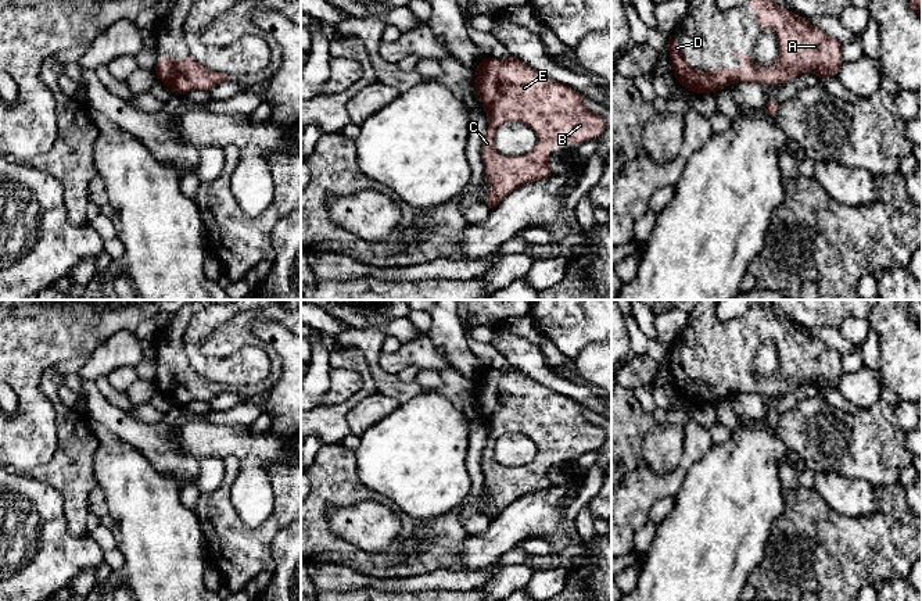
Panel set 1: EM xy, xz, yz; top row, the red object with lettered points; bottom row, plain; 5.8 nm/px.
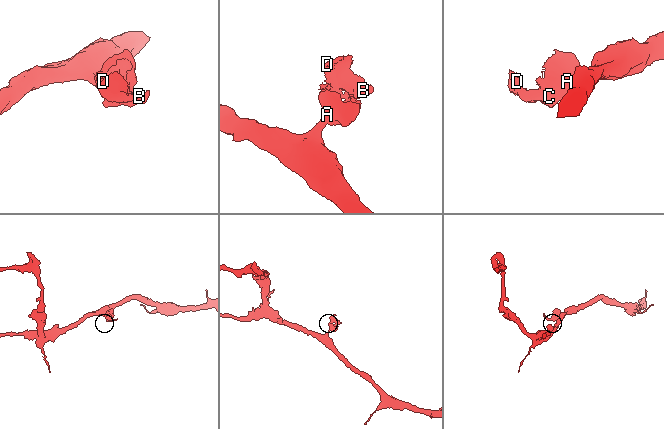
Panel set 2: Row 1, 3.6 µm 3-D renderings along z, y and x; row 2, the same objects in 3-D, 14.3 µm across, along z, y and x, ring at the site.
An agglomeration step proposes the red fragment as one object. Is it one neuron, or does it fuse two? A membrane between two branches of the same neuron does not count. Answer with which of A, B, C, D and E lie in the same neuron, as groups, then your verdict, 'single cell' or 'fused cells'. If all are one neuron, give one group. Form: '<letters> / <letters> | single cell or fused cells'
A B C D E | single cell

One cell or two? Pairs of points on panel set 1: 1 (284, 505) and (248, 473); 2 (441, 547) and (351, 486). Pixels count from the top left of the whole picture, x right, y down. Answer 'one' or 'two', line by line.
1: two
2: one

